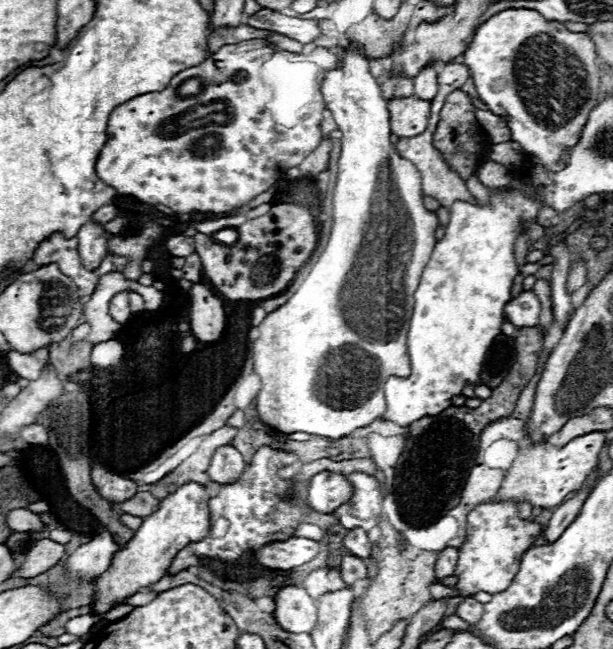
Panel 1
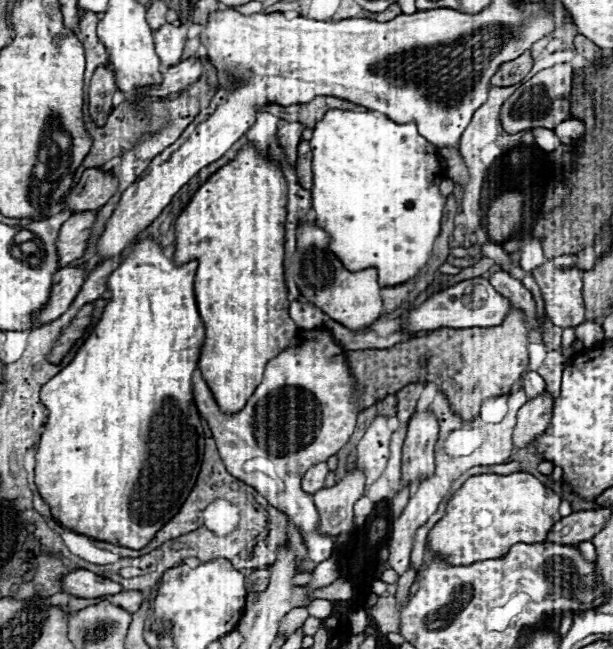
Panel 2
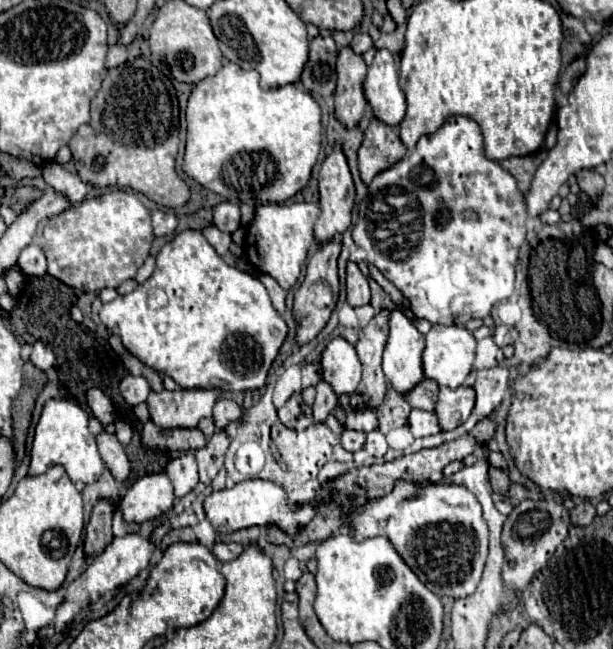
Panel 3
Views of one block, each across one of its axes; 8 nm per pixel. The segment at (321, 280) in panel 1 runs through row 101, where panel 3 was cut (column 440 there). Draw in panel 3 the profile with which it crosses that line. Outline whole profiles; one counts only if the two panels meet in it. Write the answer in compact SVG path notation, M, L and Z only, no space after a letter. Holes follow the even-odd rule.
M434 324L430 328L430 332L426 334L424 374L426 374L426 378L436 380L440 386L458 388L458 386L464 384L466 376L472 370L474 354L476 354L476 338L470 330L466 330L464 326L458 326L458 324L450 324L450 326Z

